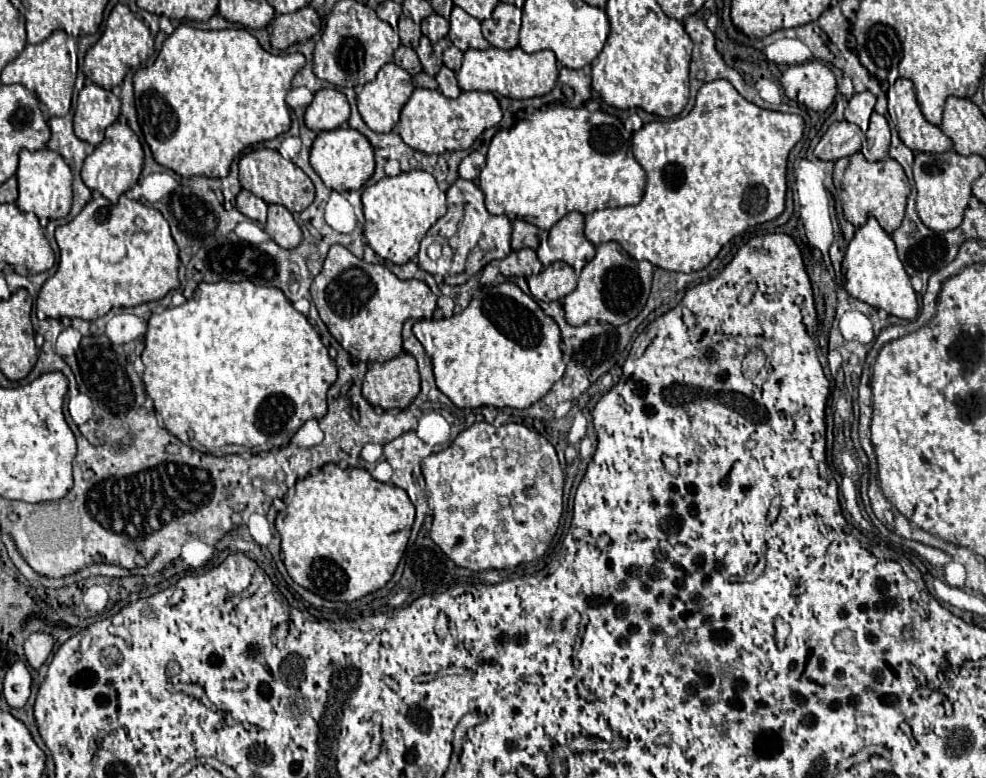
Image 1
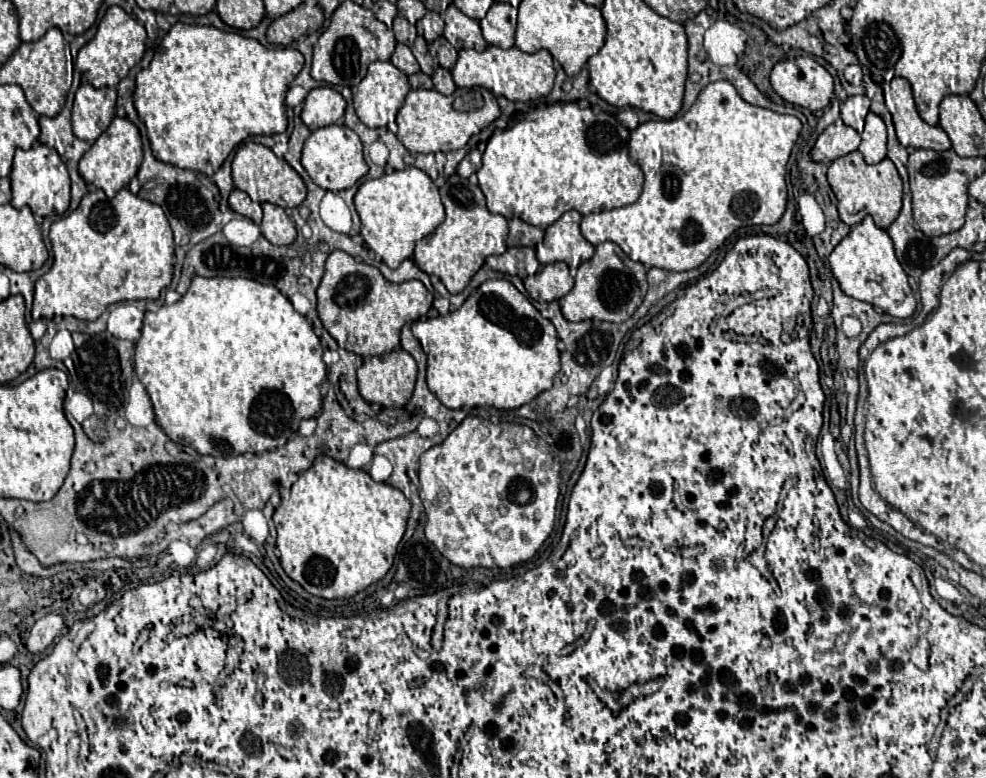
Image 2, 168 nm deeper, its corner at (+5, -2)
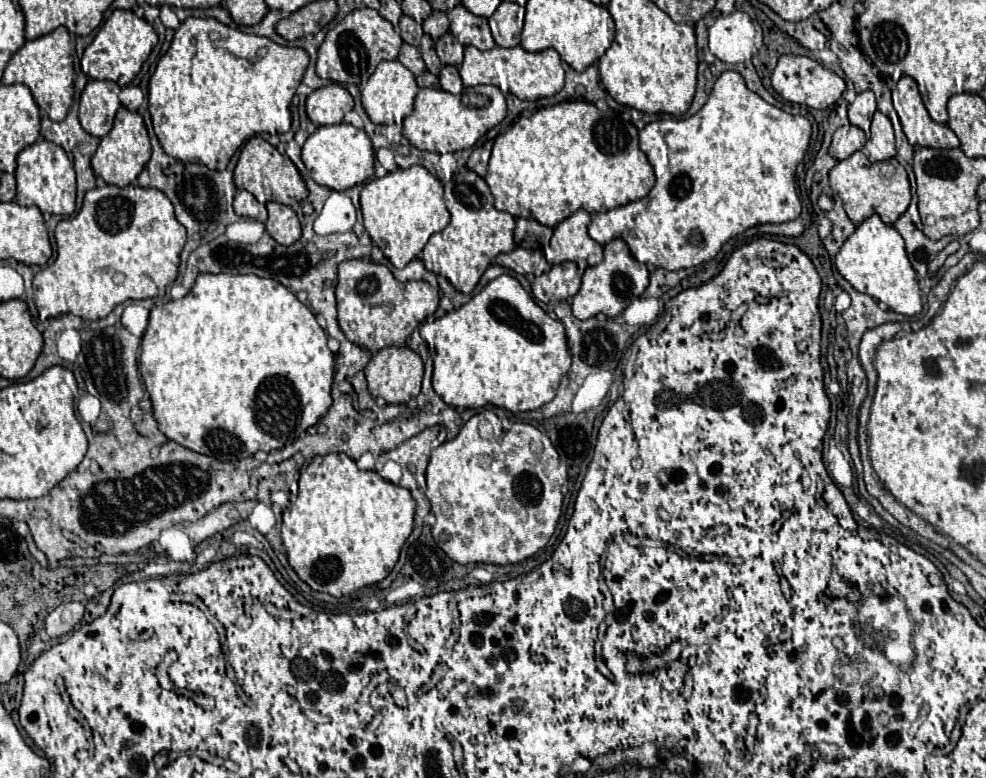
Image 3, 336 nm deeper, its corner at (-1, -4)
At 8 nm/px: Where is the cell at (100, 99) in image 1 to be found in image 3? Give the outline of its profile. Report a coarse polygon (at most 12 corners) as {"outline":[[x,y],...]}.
{"outline":[[88,81],[80,123],[104,137],[120,107],[114,81]]}

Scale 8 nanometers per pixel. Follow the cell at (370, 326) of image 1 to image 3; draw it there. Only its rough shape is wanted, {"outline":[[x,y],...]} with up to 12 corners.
{"outline":[[338,265],[338,323],[370,351],[406,345],[438,309],[426,281]]}

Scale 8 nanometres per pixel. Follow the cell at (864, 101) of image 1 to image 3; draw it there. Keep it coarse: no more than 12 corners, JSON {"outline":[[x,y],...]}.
{"outline":[[862,91],[848,105],[848,119],[870,135],[874,93]]}

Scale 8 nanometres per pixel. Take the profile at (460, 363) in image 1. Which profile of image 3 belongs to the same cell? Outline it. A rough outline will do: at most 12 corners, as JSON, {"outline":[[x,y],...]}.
{"outline":[[512,275],[424,321],[434,391],[512,413],[554,399],[564,325]]}

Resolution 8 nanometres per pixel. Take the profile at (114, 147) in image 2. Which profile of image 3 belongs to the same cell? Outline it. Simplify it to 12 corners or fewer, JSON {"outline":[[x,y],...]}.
{"outline":[[126,107],[92,157],[108,185],[136,181],[150,159],[144,119]]}

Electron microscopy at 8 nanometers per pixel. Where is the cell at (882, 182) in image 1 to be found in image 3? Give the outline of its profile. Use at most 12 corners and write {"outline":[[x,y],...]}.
{"outline":[[838,161],[830,187],[852,223],[874,213],[892,225],[910,205],[906,169]]}

